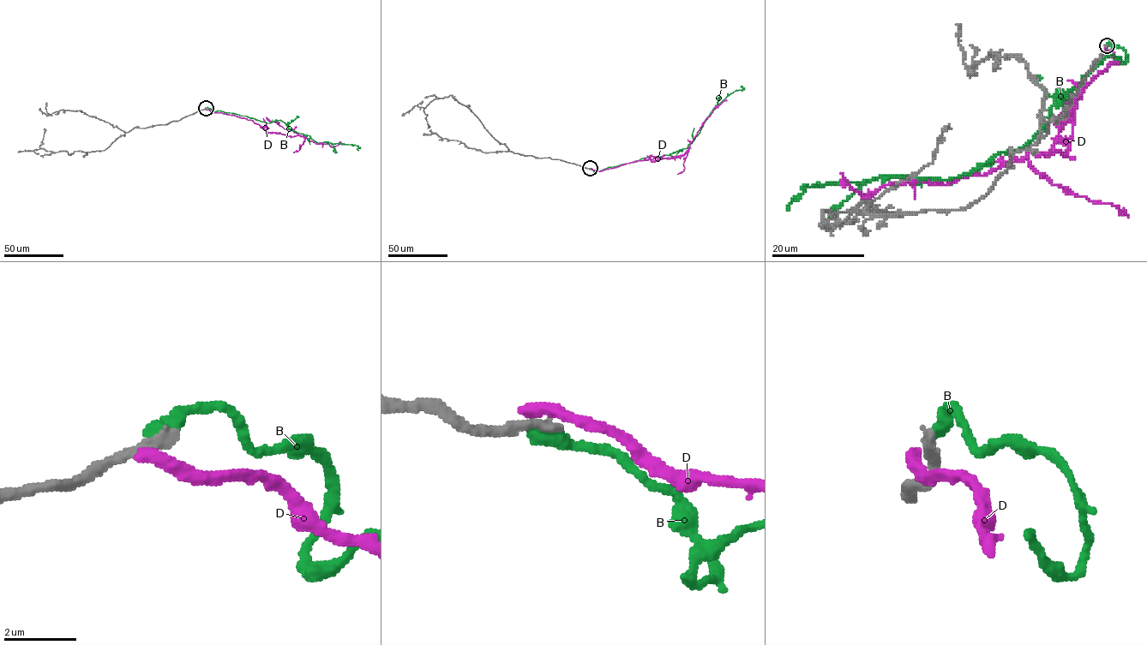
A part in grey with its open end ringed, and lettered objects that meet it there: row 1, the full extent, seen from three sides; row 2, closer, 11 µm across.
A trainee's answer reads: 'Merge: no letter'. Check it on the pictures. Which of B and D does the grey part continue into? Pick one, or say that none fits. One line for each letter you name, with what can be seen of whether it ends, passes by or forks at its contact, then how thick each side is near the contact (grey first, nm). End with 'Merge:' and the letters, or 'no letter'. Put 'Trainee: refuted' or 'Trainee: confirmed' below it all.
Merge: no letter
Trainee: confirmed

